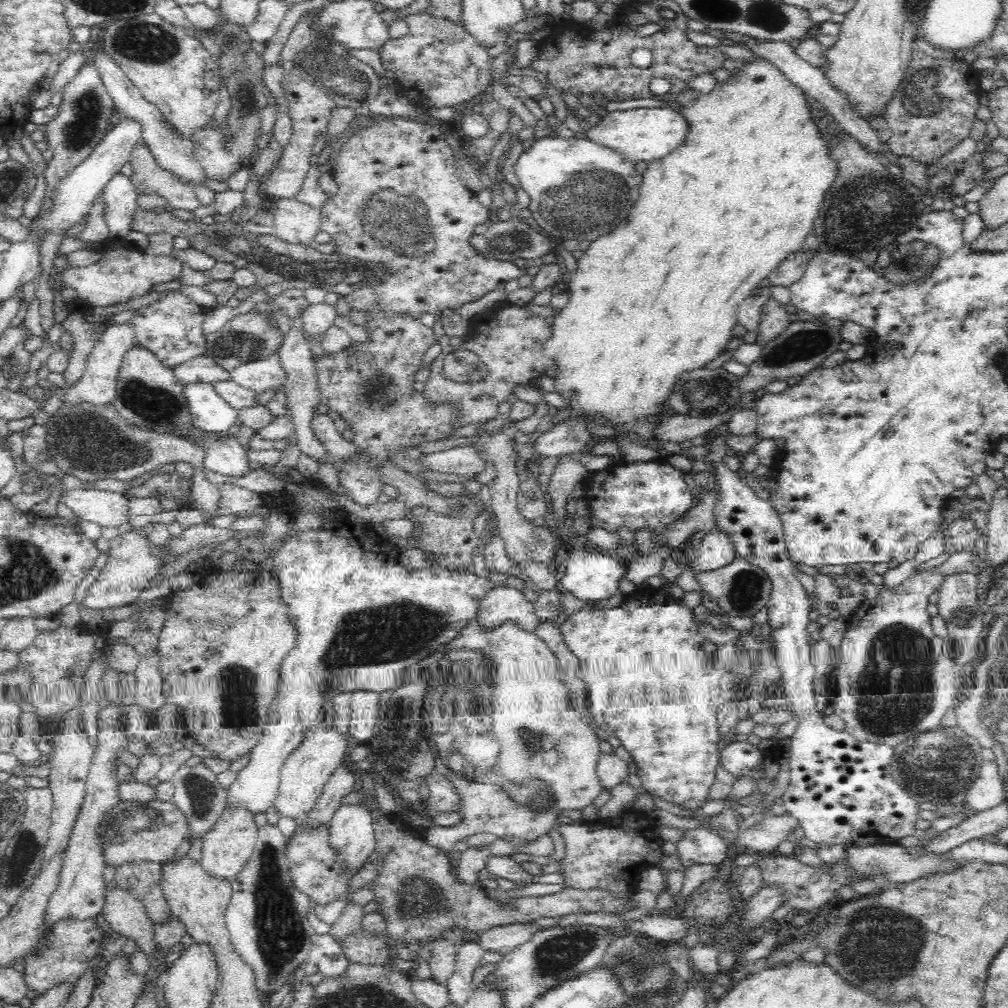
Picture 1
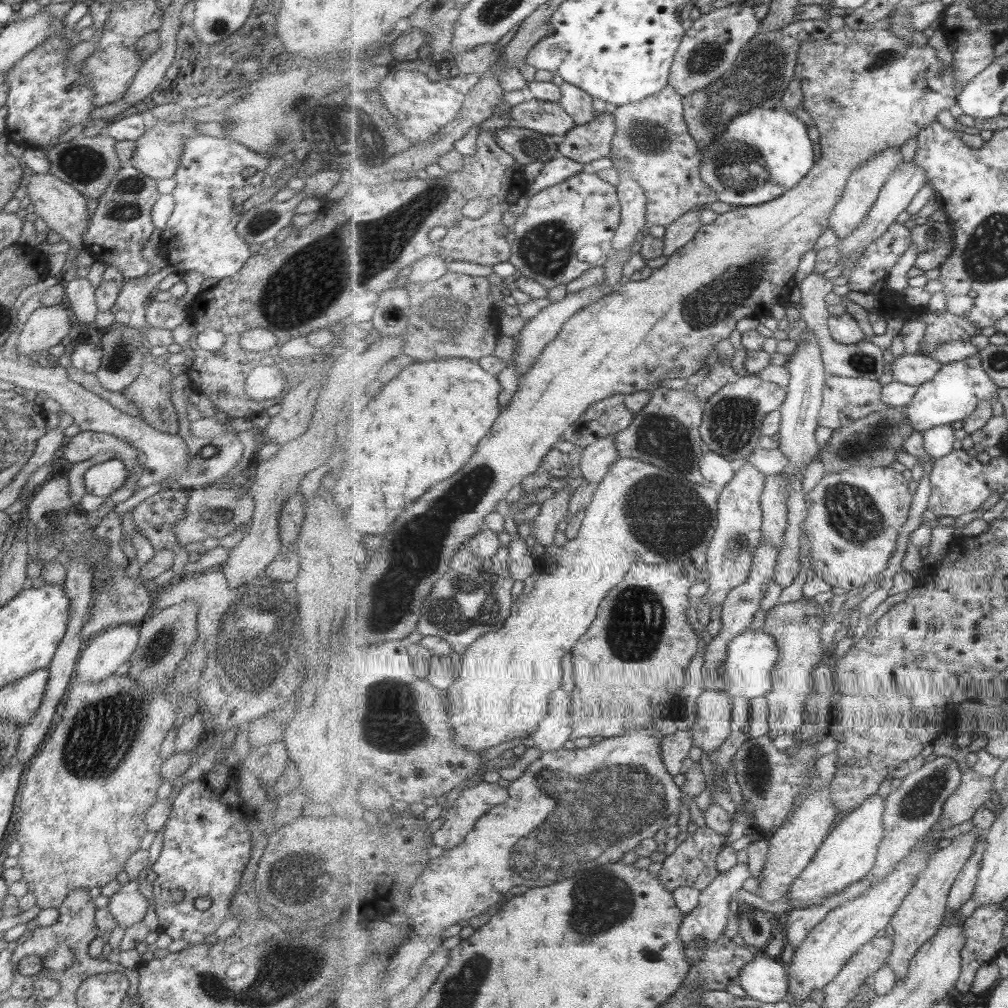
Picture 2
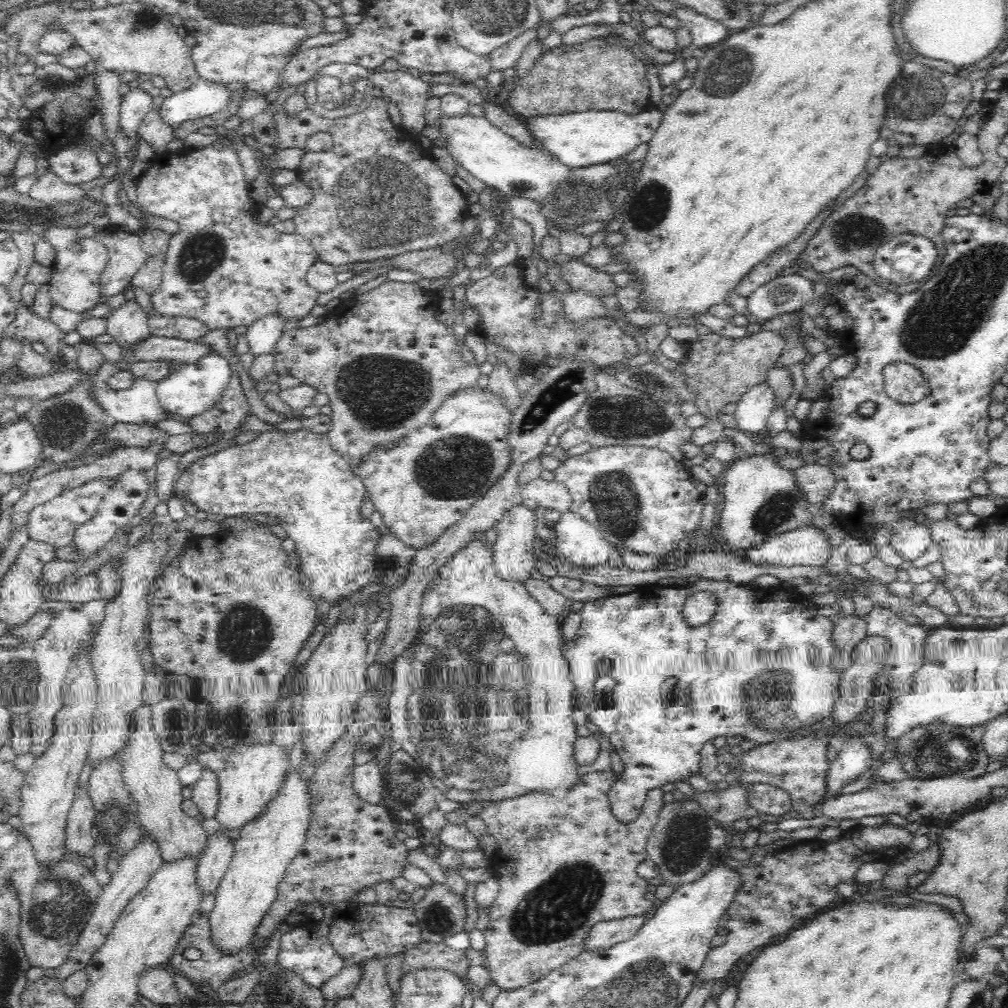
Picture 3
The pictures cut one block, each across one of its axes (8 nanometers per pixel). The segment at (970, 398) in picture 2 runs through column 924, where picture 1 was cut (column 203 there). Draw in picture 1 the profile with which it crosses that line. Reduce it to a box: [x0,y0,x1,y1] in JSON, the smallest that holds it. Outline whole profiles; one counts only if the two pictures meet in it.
[184,384,239,434]

